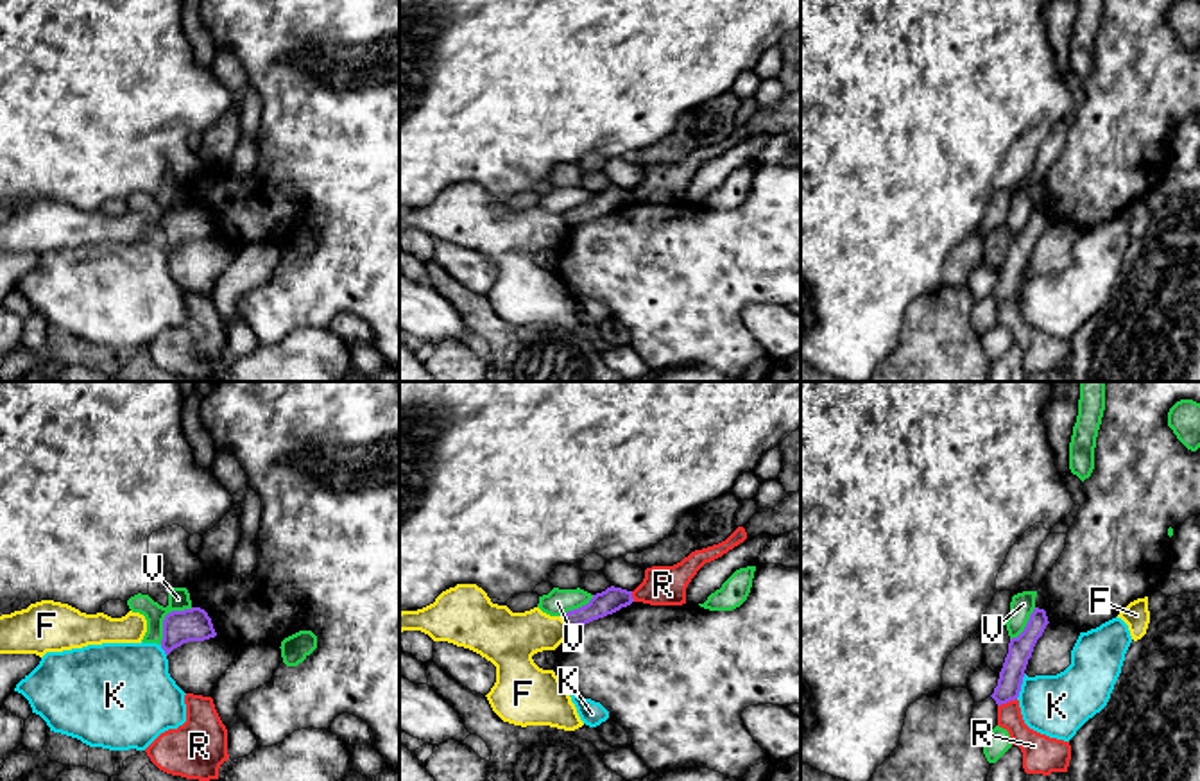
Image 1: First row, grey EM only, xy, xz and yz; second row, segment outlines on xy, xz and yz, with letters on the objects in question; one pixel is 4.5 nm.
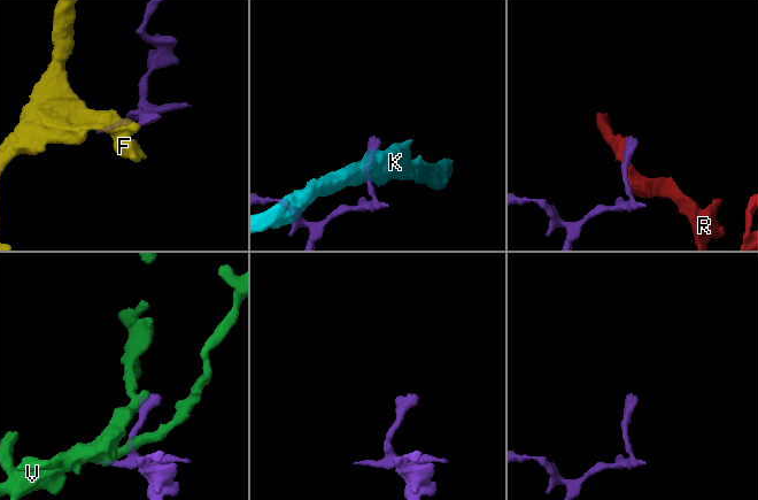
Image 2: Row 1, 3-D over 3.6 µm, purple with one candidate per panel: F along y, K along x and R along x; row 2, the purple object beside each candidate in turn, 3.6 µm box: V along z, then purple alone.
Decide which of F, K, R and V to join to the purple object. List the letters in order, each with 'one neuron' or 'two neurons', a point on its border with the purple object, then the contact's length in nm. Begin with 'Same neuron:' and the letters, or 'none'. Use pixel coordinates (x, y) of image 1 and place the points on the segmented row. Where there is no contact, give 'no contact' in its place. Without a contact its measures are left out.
Same neuron: none
F: two neurons; contact xz (565, 620); length 70 nm
K: two neurons; contact yz (1020, 686); length 120 nm
R: two neurons; contact yz (1007, 701); length 100 nm
V: two neurons; contact xy (165, 617); length 220 nm

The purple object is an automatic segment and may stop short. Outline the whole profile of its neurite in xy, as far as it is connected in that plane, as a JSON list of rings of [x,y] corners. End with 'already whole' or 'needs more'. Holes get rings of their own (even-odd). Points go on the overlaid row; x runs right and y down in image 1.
[[[201,607],[172,611],[163,620],[161,648],[168,656],[174,648],[188,641],[204,641],[215,638],[211,618]]]; already whole

